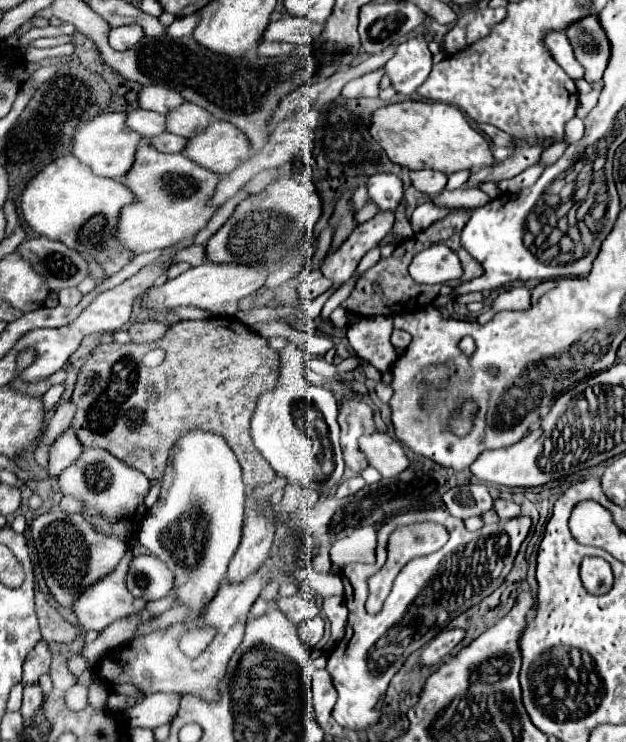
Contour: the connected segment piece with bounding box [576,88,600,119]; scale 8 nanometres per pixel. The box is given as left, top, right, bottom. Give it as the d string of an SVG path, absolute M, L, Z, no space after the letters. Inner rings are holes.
M593 88L588 94L579 95L579 103L576 110L576 116L584 119L589 112L596 106L600 95L600 90Z

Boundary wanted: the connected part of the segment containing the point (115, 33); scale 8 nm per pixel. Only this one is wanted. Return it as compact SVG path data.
M120 26L120 28L112 28L110 30L110 46L114 50L130 50L132 46L136 46L140 40L144 38L144 30L142 26Z

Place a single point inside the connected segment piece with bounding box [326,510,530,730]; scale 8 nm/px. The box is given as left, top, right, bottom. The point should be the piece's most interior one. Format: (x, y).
(428, 594)

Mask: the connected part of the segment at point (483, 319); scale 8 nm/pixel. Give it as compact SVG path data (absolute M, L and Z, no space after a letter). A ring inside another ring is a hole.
M524 286L512 288L508 292L502 292L492 302L492 308L488 312L484 312L478 316L478 322L486 324L498 310L528 310L528 308L530 308L530 290L524 288Z

